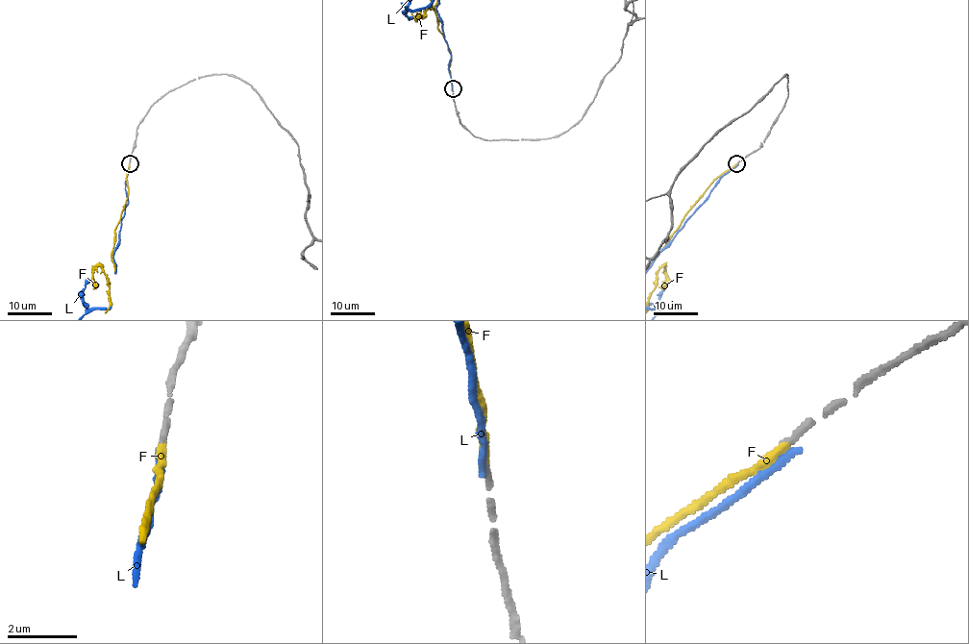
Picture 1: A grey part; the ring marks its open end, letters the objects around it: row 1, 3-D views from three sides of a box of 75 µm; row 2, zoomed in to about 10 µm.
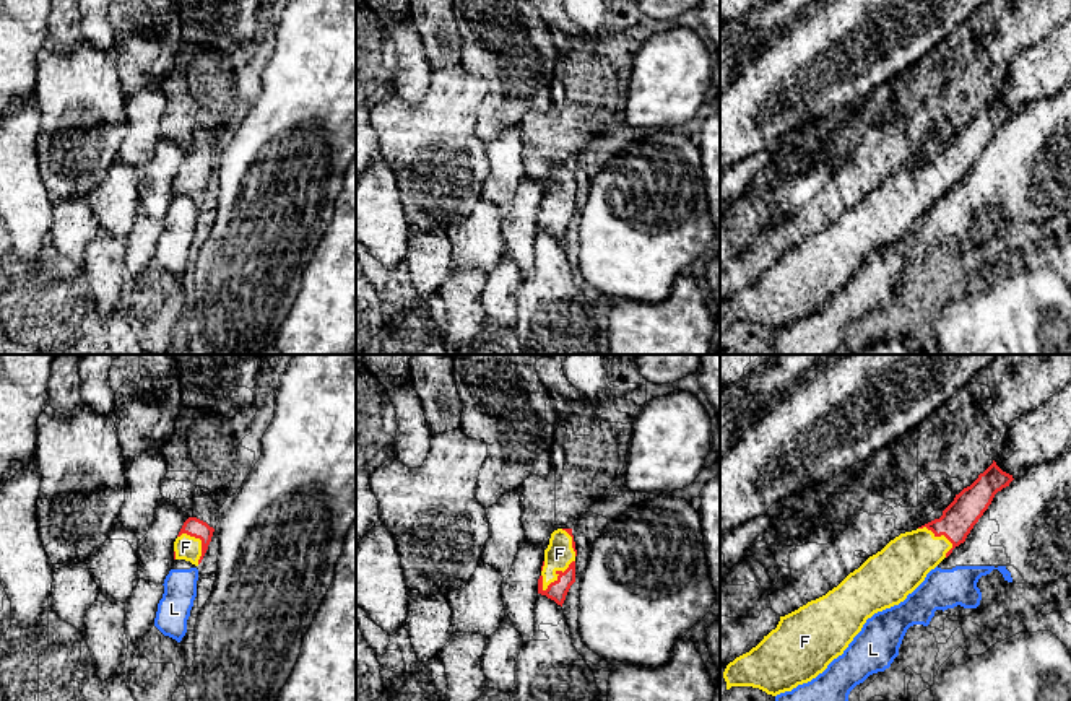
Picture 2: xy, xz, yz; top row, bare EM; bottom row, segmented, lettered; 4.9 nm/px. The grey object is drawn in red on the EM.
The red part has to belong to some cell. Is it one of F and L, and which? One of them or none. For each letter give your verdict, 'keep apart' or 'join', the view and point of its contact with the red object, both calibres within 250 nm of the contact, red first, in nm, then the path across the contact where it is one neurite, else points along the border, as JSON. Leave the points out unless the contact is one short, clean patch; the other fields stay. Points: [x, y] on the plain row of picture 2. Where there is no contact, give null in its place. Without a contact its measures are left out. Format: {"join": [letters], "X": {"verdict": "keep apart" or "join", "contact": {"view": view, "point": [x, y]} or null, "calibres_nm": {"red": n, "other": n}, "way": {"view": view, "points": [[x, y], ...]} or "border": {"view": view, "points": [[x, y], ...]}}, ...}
{"join": ["F"], "F": {"verdict": "join", "contact": {"view": "xz", "point": [558, 208]}, "calibres_nm": {"red": 100, "other": 140}}, "L": {"verdict": "keep apart", "contact": null}}

